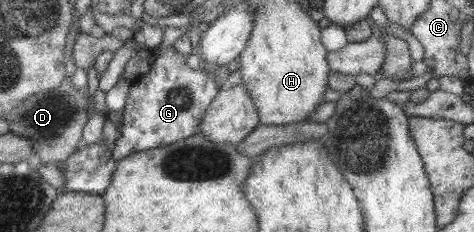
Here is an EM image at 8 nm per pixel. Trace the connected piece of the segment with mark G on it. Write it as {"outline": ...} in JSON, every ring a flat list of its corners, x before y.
{"outline":[[168,46,155,56,147,73,131,82,118,126,120,135,110,152,115,162,130,153,175,144,196,134,203,112,221,88,215,86,210,69,192,70,185,64,186,58]]}

